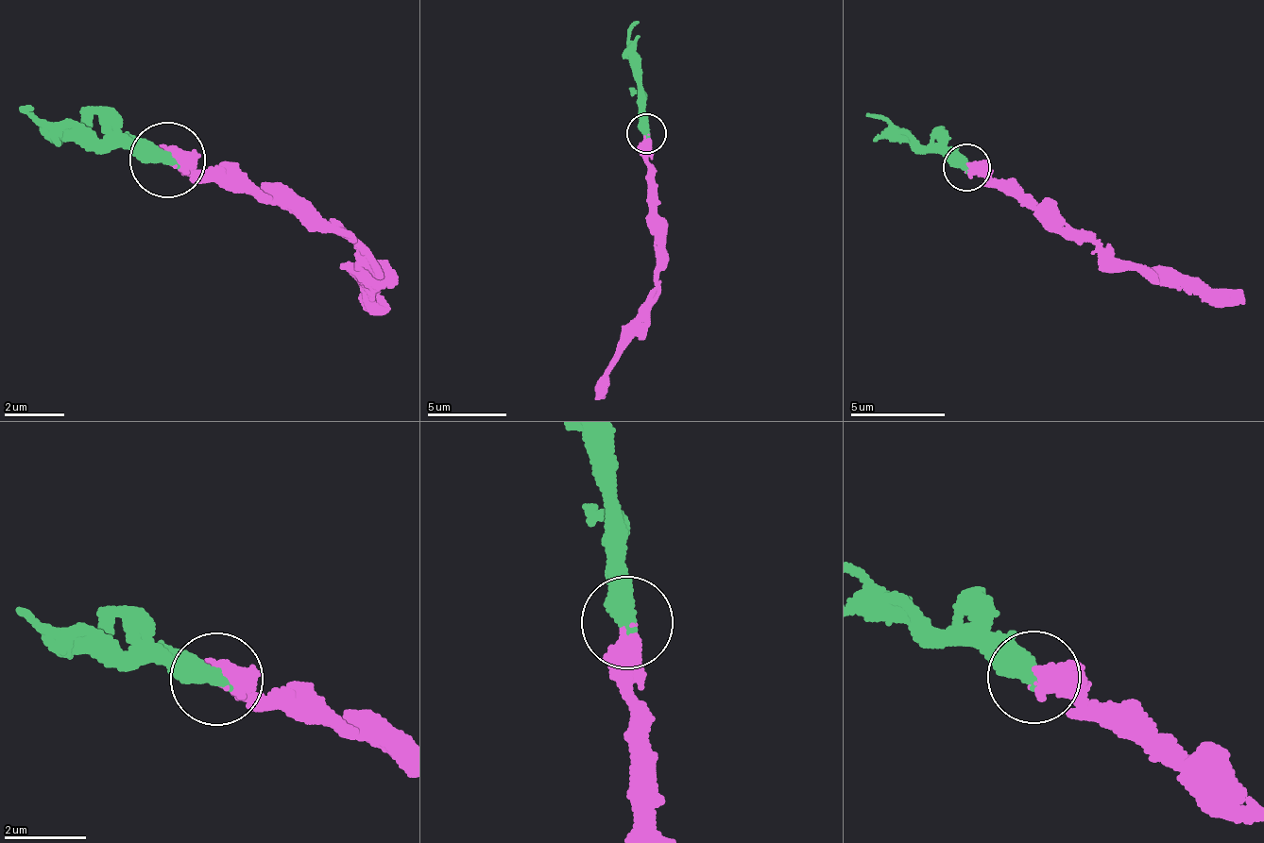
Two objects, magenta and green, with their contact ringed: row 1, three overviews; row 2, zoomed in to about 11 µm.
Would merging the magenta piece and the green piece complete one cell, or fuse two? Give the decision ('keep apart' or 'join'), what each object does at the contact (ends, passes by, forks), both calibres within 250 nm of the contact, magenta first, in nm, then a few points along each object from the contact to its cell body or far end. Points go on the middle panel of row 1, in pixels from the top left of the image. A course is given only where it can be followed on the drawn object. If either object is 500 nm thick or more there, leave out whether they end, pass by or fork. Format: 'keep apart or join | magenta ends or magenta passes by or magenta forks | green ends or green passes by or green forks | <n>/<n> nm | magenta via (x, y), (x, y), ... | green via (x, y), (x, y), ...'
join | 550/480 nm | magenta via (646, 134), (657, 247), (656, 288), (641, 305), (593, 397) | green via (646, 134), (641, 77), (636, 63), (636, 48), (628, 35), (640, 23)

